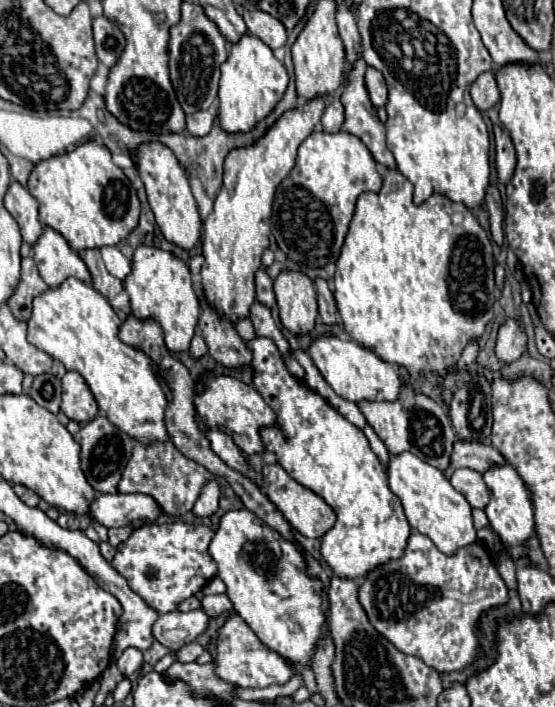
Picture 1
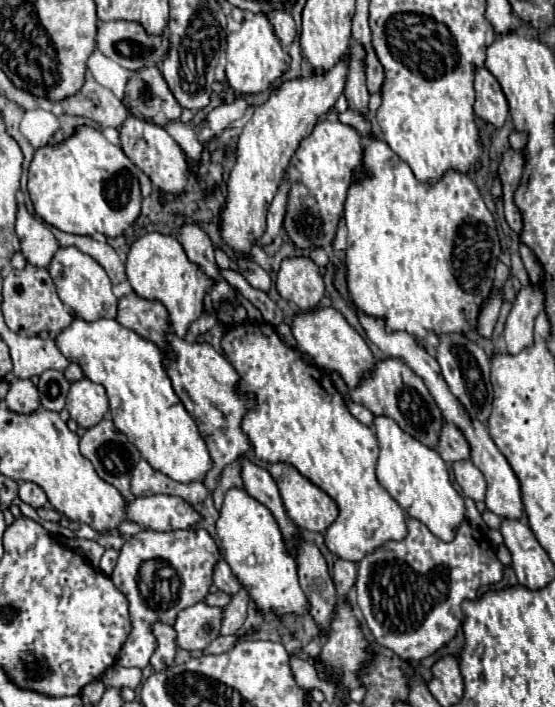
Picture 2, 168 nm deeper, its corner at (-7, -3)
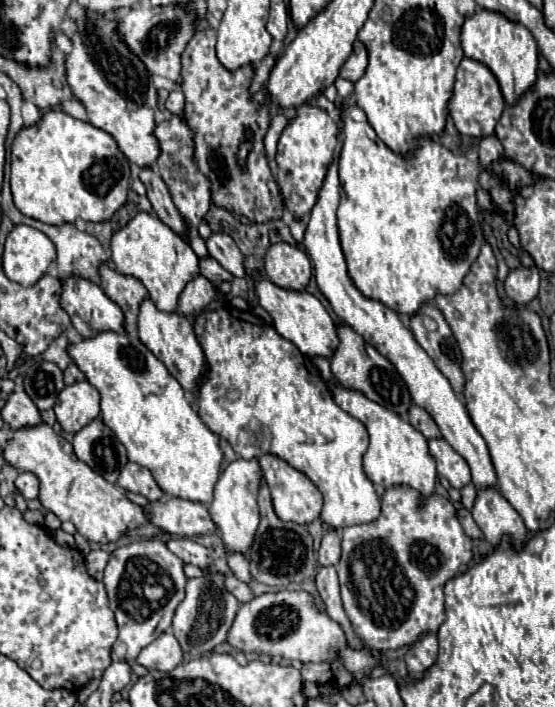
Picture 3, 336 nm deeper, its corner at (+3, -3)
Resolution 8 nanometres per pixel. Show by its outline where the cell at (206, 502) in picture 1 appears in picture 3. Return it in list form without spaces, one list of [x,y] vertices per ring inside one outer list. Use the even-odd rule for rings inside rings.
[[[144,299],[140,303],[140,313],[138,313],[138,337],[140,341],[166,365],[170,375],[180,381],[182,389],[196,393],[198,383],[202,381],[202,375],[206,371],[206,361],[202,347],[196,341],[196,335],[192,333],[192,319],[186,315],[174,313],[164,313],[156,309],[152,299]]]

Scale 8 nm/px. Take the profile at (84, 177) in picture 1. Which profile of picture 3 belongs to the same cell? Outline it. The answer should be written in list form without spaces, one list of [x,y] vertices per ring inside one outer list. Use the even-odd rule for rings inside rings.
[[[60,109],[46,111],[36,125],[22,127],[10,151],[10,187],[14,195],[14,205],[28,217],[38,219],[42,223],[60,225],[72,223],[76,217],[84,221],[104,221],[112,217],[118,207],[124,205],[128,193],[128,179],[130,179],[130,163],[120,153],[114,137],[92,123],[80,121]]]

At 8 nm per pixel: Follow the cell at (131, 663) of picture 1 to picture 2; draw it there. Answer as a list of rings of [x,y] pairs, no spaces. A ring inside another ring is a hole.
[[[180,529],[164,533],[140,531],[126,539],[110,575],[114,585],[126,595],[132,615],[132,633],[118,653],[118,665],[138,669],[148,667],[156,649],[150,623],[160,619],[162,623],[174,625],[178,611],[200,603],[212,585],[212,571],[218,561],[222,561],[220,549],[206,529]]]

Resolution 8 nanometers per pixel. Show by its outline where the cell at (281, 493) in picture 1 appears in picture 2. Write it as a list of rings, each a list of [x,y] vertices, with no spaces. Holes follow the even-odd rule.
[[[274,463],[274,465],[268,465],[268,471],[270,471],[270,475],[274,477],[274,481],[276,481],[278,489],[280,489],[280,495],[282,495],[282,501],[284,501],[288,517],[294,521],[294,525],[298,525],[298,529],[324,533],[336,521],[338,507],[336,507],[334,499],[328,497],[320,487],[316,487],[304,475],[300,475],[292,465]]]

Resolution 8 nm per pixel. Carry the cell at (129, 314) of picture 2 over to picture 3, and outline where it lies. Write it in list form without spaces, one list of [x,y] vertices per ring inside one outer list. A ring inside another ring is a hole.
[[[108,263],[100,265],[100,287],[102,291],[124,311],[126,317],[126,331],[132,333],[136,329],[136,319],[138,319],[138,307],[142,299],[148,297],[146,287],[132,275],[124,275]]]

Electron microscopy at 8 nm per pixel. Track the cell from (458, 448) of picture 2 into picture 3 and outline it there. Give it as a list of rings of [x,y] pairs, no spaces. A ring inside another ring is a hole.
[[[412,405],[412,407],[408,409],[408,421],[410,421],[426,439],[442,437],[438,425],[434,423],[434,419],[432,419],[424,409],[420,409],[420,407],[416,407],[416,405]],[[410,417],[412,417],[412,419],[410,419]]]

